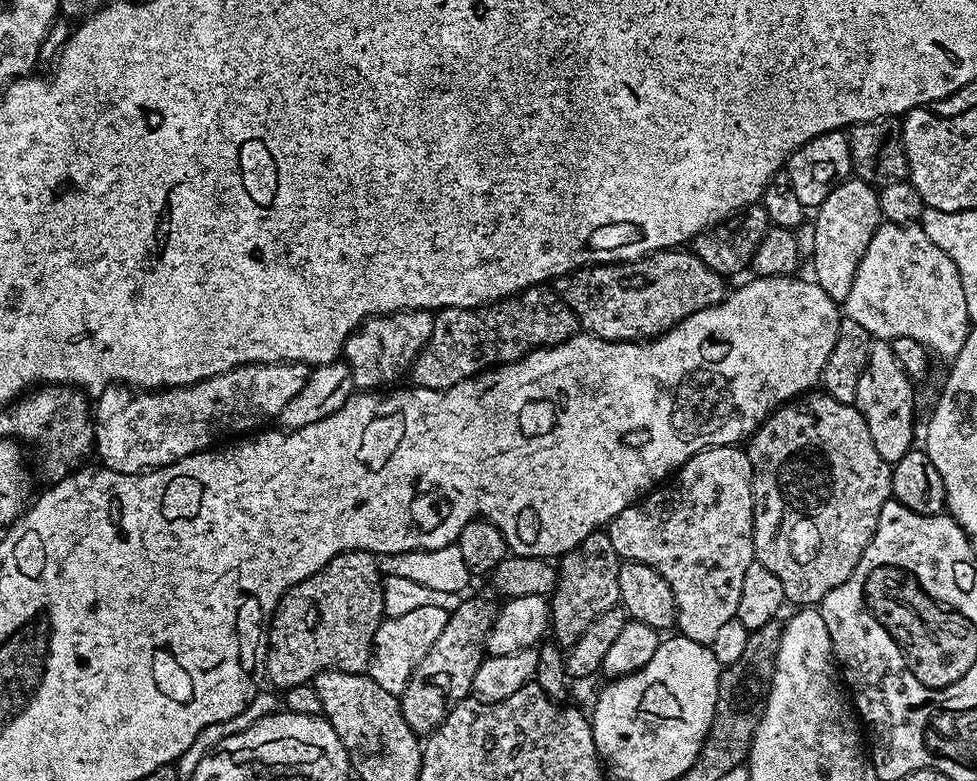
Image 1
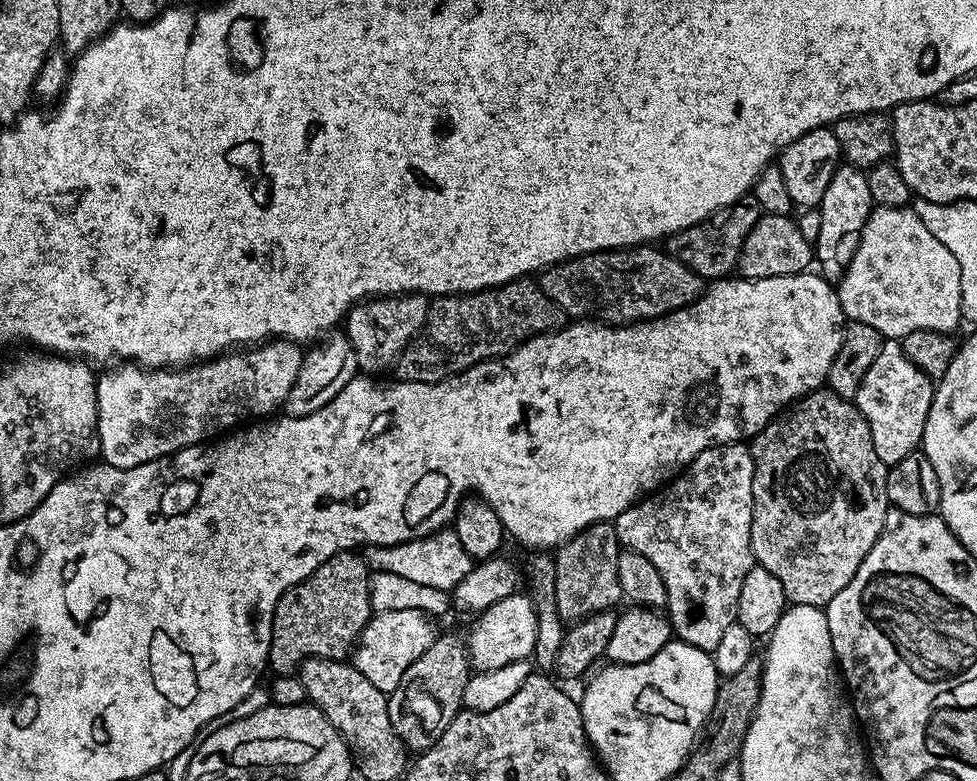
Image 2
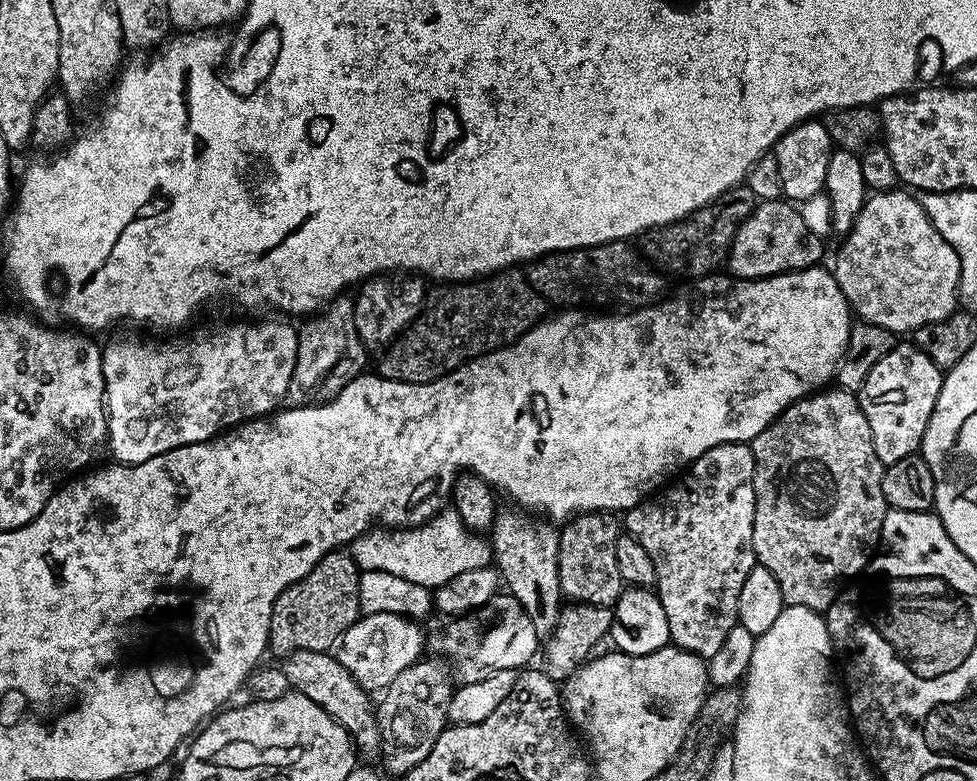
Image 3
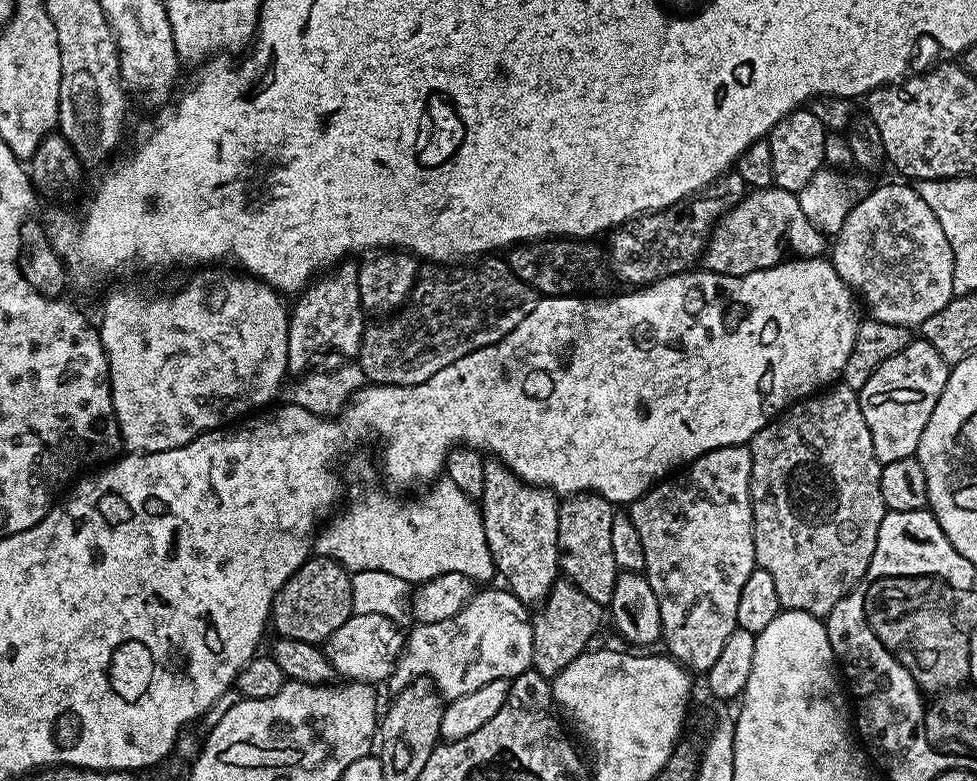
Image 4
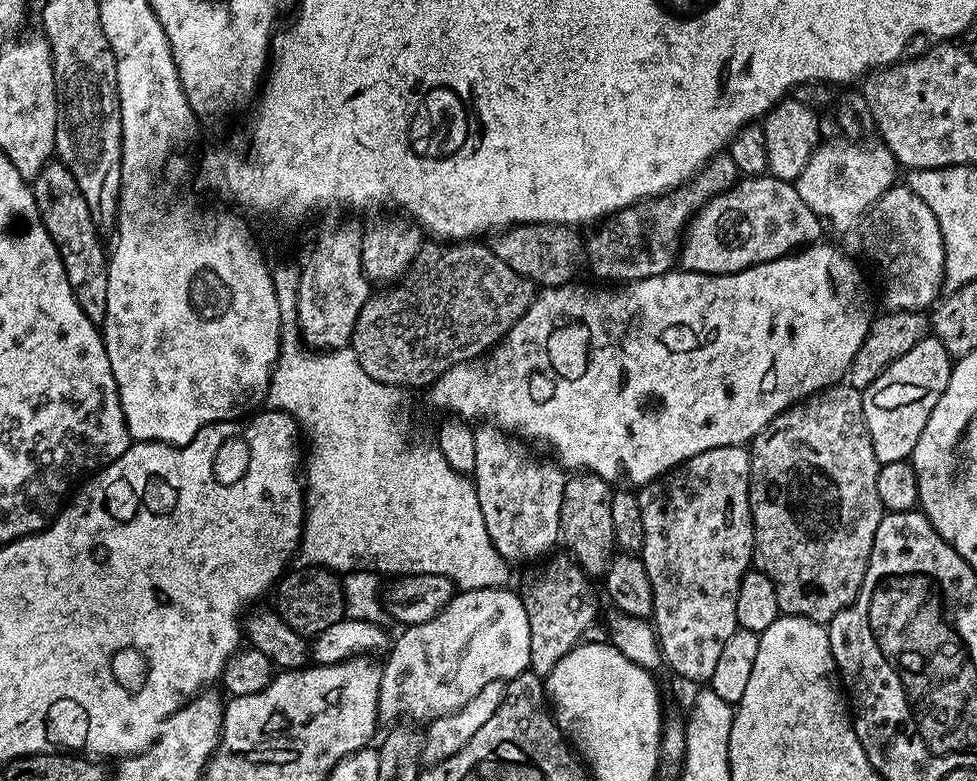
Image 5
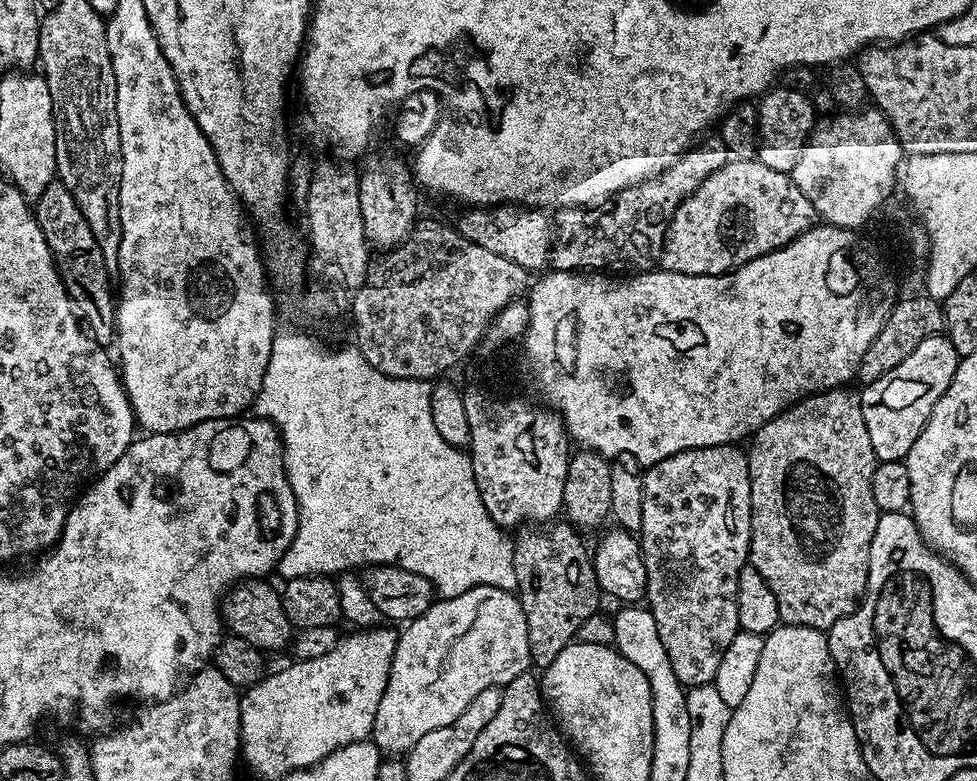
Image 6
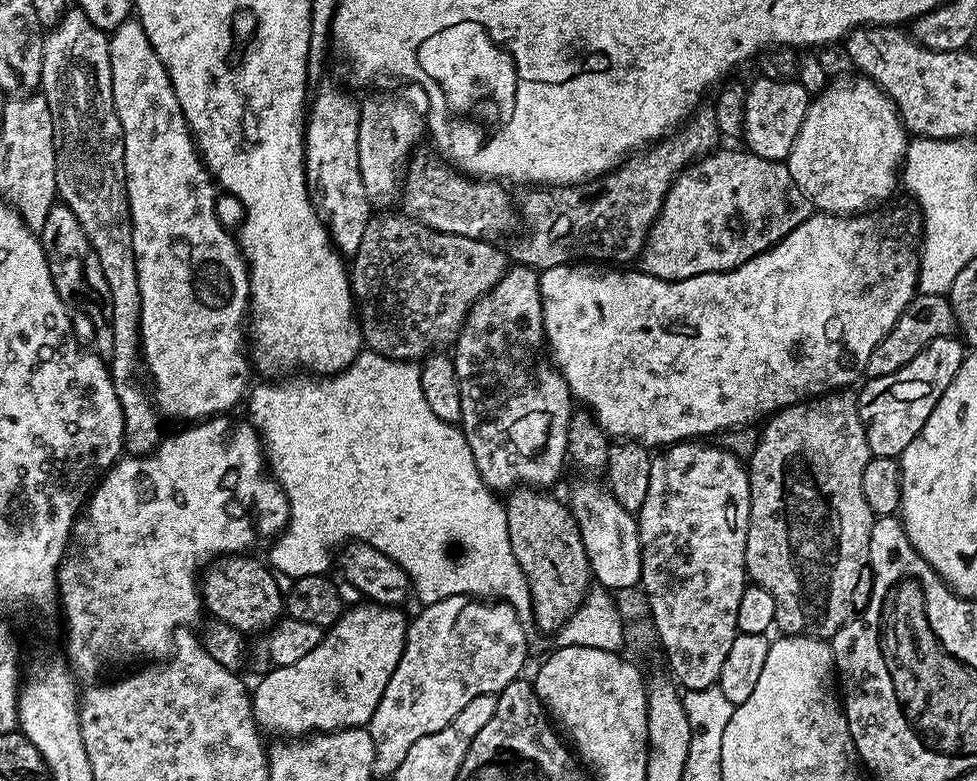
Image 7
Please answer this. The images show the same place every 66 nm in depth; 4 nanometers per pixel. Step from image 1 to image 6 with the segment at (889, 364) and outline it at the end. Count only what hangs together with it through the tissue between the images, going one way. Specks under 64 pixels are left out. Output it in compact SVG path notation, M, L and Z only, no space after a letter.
M937 334L926 338L926 342L918 345L899 366L894 366L890 374L882 374L878 382L863 385L860 392L862 418L866 418L870 446L874 446L877 461L903 460L908 455L938 398L946 394L946 386L950 386L961 359L947 335Z

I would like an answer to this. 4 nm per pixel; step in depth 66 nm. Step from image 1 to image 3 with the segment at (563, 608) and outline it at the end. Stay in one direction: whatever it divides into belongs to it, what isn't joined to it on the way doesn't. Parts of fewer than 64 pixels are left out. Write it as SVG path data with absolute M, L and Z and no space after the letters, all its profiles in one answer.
M581 512L571 517L559 529L559 533L558 578L561 593L569 601L577 604L593 604L593 606L611 608L626 587L623 578L618 574L617 561L618 538L622 535L621 521L610 512Z

